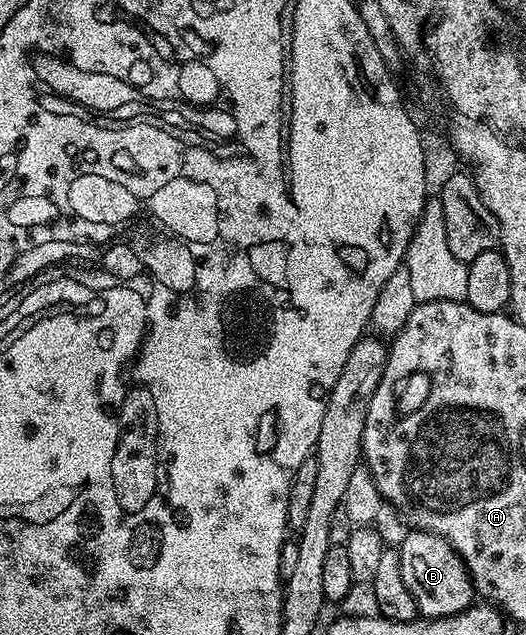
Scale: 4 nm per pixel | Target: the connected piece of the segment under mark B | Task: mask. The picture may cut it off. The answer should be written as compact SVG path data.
M414 529L406 532L399 544L399 552L403 583L407 583L407 591L411 591L416 599L417 612L422 618L453 617L474 604L475 590L469 578L469 569L450 541L434 533Z

